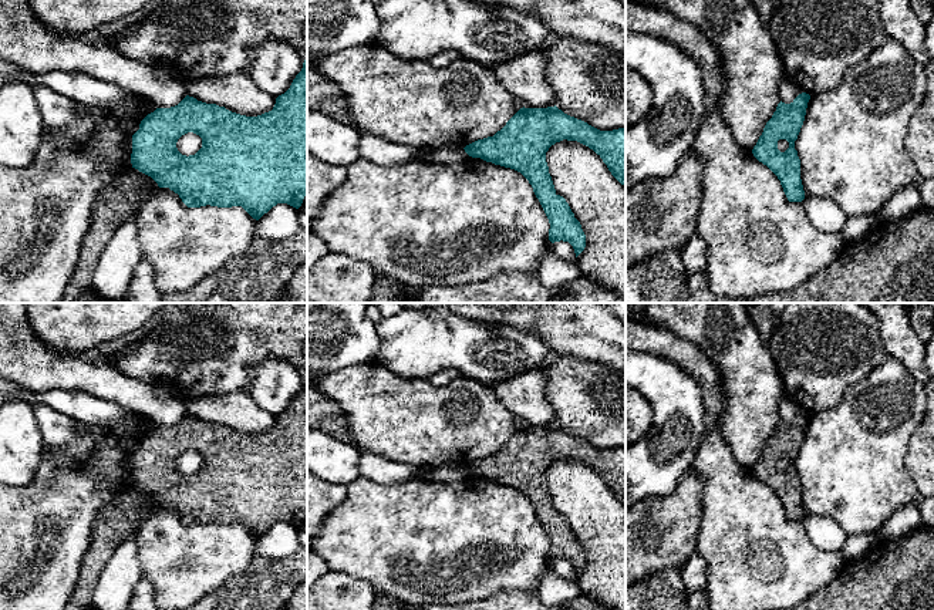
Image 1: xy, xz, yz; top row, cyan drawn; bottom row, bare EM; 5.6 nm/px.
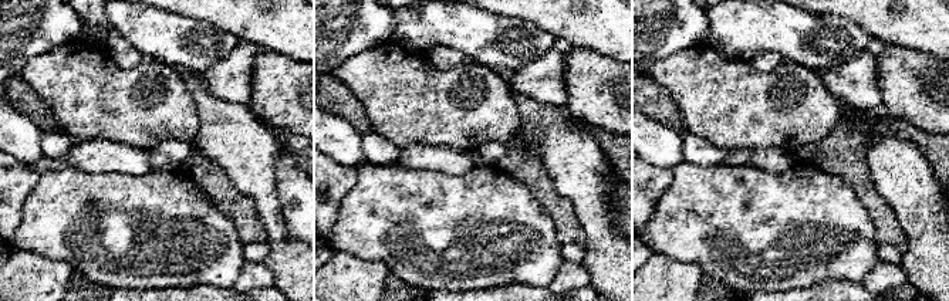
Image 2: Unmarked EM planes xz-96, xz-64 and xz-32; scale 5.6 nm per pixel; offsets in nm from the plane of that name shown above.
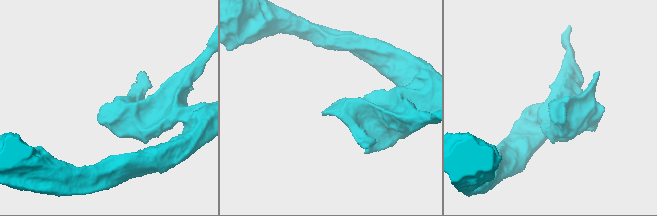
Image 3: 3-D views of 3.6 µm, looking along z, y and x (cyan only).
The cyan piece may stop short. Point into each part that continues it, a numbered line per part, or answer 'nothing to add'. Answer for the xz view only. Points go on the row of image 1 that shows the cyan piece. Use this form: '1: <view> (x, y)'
nothing to add

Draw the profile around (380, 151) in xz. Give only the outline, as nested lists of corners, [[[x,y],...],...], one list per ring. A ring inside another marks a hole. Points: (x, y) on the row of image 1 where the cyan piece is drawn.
[[[361,134],[360,158],[375,165],[392,166],[404,165],[418,159],[419,148],[391,142],[372,134]]]

